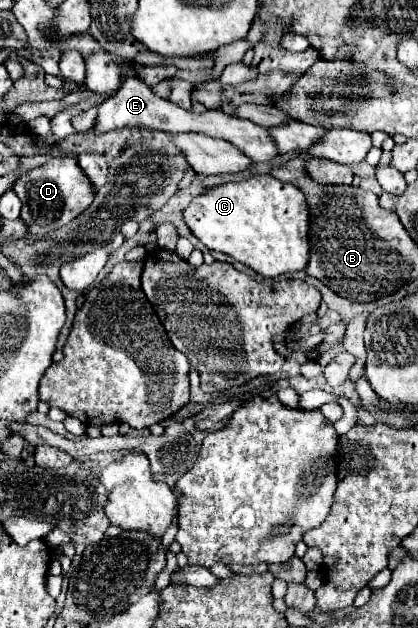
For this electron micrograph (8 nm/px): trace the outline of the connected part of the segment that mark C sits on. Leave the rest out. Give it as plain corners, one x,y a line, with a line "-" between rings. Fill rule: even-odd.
270,174
208,188
184,208
190,232
210,250
232,256
268,278
304,270
308,264
308,206
304,194

